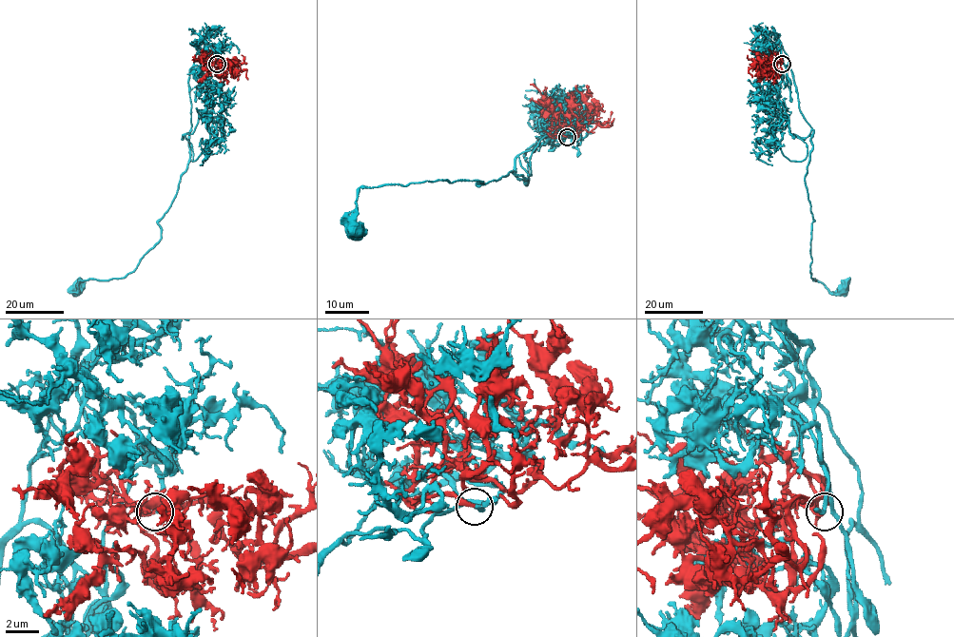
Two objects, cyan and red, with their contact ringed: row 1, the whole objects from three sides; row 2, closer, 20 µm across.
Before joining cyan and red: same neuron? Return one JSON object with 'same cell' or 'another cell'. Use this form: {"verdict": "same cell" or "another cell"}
{"verdict": "same cell"}

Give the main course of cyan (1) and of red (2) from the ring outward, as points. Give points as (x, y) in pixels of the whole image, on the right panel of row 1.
1: (782, 63), (781, 55), (813, 135), (805, 176), (812, 215), (811, 277), (835, 294), (845, 289)
2: (782, 63), (775, 58), (771, 77), (756, 63), (748, 71), (752, 78)

